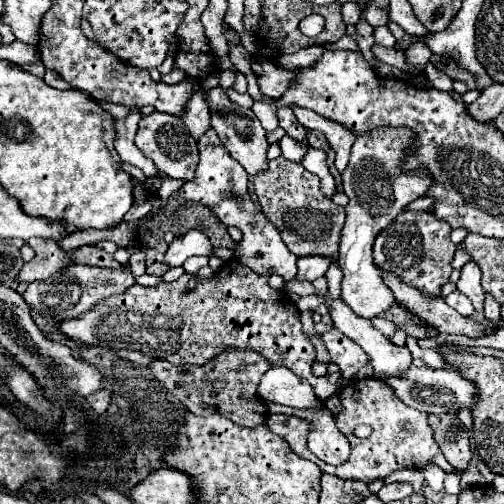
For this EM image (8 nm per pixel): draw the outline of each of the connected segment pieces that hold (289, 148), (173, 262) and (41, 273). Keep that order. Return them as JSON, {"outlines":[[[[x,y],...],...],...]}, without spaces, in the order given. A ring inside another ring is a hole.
{"outlines":[[[[284,136],[280,140],[280,148],[282,148],[282,156],[292,160],[292,162],[302,162],[306,152],[308,152],[308,144],[306,142],[298,142],[298,140],[292,140],[290,136]]],[[[188,230],[182,236],[176,236],[166,252],[168,266],[182,266],[190,256],[208,256],[212,252],[212,244],[208,236],[200,230]]],[[[32,238],[28,244],[36,250],[36,258],[32,262],[26,262],[24,268],[18,274],[20,284],[28,284],[34,280],[46,280],[52,276],[56,270],[68,266],[66,252],[58,248],[56,240],[42,240],[42,238]]]]}

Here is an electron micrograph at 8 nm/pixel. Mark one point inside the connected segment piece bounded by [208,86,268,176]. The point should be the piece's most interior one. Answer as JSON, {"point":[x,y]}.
{"point":[243,135]}

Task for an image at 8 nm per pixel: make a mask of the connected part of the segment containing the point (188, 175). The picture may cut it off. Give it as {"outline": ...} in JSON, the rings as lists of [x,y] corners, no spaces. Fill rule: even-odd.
{"outline":[[[152,112],[150,116],[144,116],[140,120],[140,128],[136,134],[136,146],[166,176],[174,180],[182,180],[182,182],[188,182],[194,178],[194,170],[198,164],[198,144],[192,138],[190,130],[184,126],[182,118],[168,116],[164,112]]]}

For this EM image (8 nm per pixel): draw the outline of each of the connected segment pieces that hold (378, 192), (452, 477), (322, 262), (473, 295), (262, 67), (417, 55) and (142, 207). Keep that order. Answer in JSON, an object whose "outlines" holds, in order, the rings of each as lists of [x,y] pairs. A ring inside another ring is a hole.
{"outlines":[[[[384,128],[384,132],[372,132],[372,136],[364,136],[364,138],[354,142],[350,162],[348,162],[346,170],[342,172],[344,192],[350,198],[350,202],[346,206],[346,222],[344,222],[342,238],[340,238],[340,244],[338,244],[338,266],[344,274],[342,284],[340,284],[340,298],[360,318],[380,316],[382,312],[386,312],[394,304],[392,290],[384,284],[378,268],[372,264],[374,238],[396,218],[396,214],[402,212],[402,208],[408,202],[424,196],[426,190],[432,184],[432,178],[424,170],[418,170],[418,172],[412,172],[412,174],[402,172],[402,158],[406,156],[406,146],[410,146],[410,144],[412,144],[412,134],[408,132],[408,128]]],[[[447,473],[444,480],[445,491],[451,495],[458,495],[460,493],[460,479],[456,473]]],[[[304,256],[298,260],[298,280],[316,280],[320,276],[324,276],[324,272],[328,270],[332,258],[330,256]]],[[[468,262],[461,269],[460,280],[458,280],[458,290],[464,292],[471,300],[476,311],[484,310],[484,289],[481,284],[481,270],[474,262]]],[[[260,56],[252,58],[252,70],[258,76],[260,94],[268,98],[280,98],[284,90],[288,90],[290,80],[296,76],[296,72],[286,72],[278,68],[272,60],[264,60]]],[[[418,42],[418,44],[414,44],[414,46],[410,46],[410,48],[406,50],[406,62],[408,62],[410,66],[418,68],[420,72],[424,72],[426,62],[430,60],[430,56],[432,56],[432,52],[428,50],[428,46],[426,46],[424,42]]],[[[145,201],[141,204],[133,205],[130,210],[125,214],[124,221],[135,221],[143,216],[147,215],[152,209],[152,204],[150,201]]]]}

